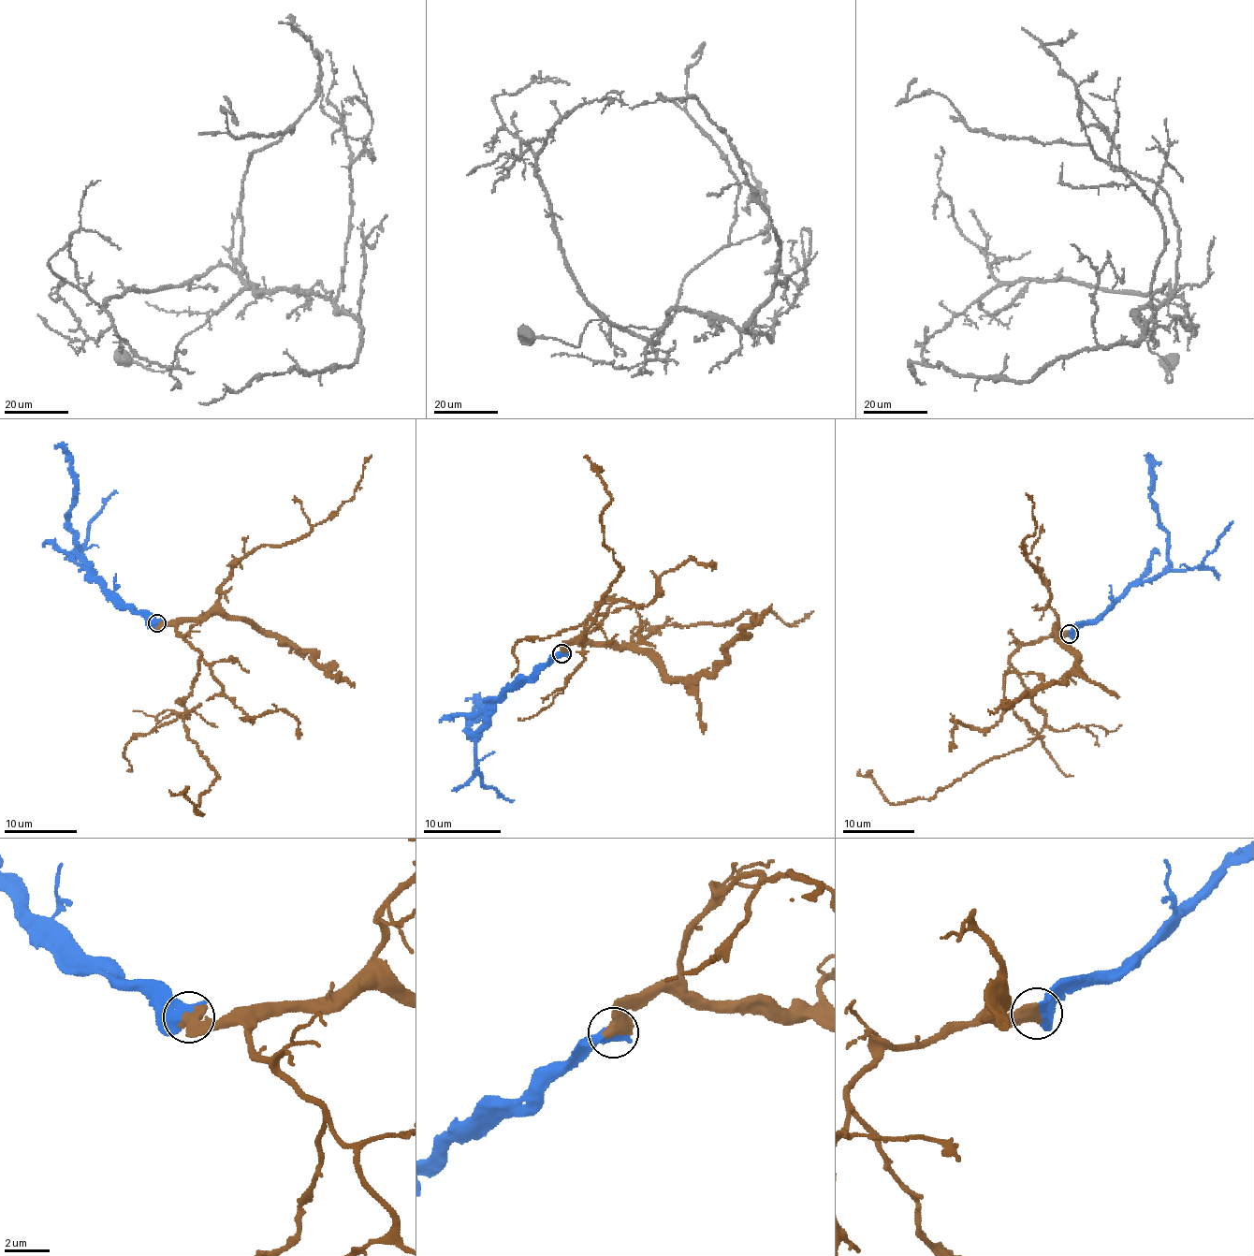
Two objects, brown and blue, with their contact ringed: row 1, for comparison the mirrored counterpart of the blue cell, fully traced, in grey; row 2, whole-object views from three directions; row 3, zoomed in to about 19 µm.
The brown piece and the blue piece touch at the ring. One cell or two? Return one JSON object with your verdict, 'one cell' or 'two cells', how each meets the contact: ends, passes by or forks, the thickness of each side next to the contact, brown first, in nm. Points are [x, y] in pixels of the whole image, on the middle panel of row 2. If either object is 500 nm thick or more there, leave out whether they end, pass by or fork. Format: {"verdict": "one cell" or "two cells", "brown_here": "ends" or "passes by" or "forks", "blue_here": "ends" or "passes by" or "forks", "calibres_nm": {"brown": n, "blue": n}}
{"verdict": "one cell", "calibres_nm": {"brown": 650, "blue": 550}}

